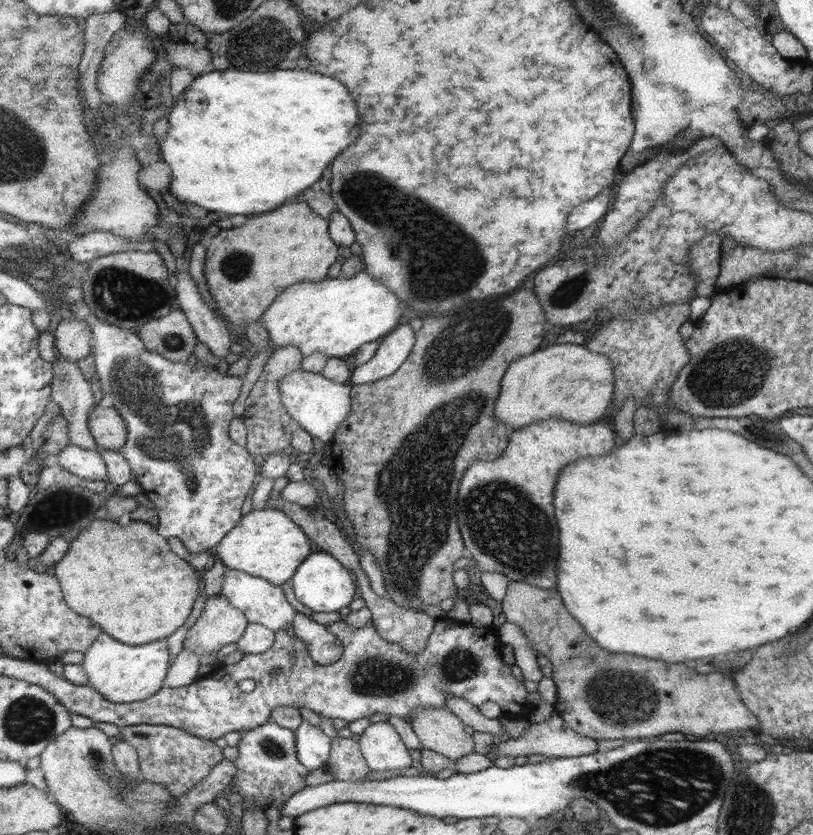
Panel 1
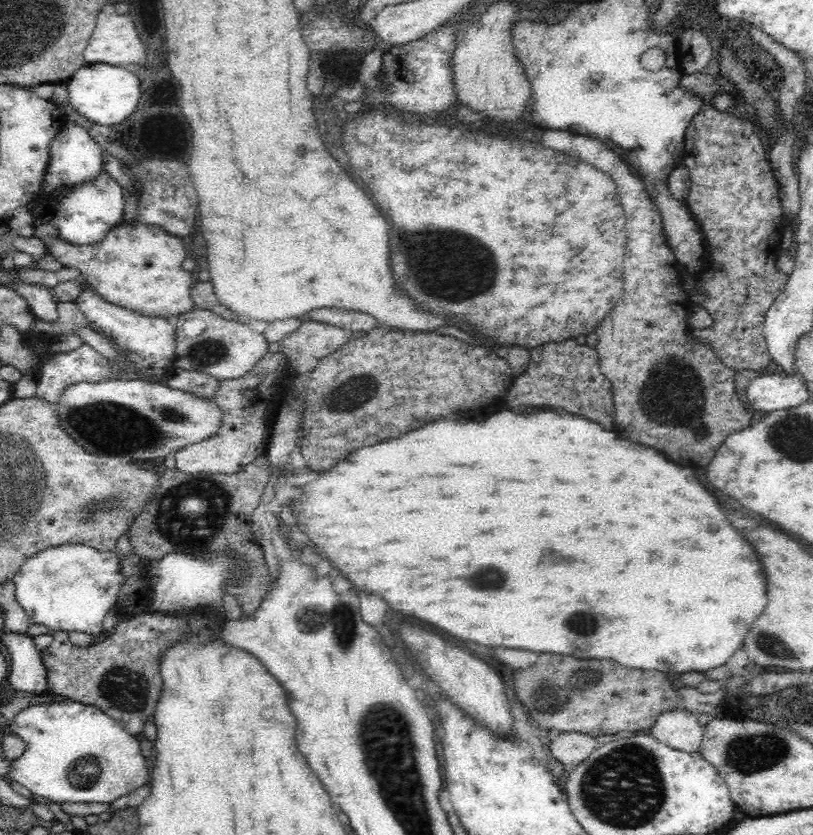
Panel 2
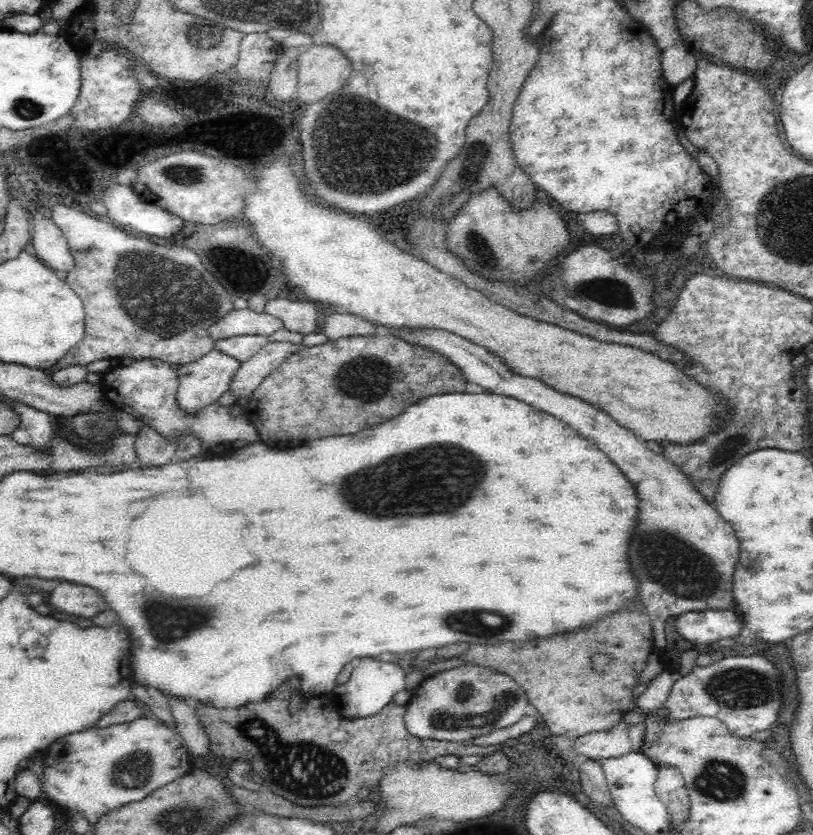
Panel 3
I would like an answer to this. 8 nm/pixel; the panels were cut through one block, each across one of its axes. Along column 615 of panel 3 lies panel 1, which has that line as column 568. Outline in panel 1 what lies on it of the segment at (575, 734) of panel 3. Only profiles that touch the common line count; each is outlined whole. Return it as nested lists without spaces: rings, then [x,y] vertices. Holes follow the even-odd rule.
[[[510,581],[499,602],[506,622],[521,630],[530,650],[552,662],[553,671],[550,678],[557,687],[554,712],[559,718],[563,718],[563,722],[571,730],[581,736],[597,741],[615,738],[641,739],[661,736],[667,732],[680,732],[687,738],[695,738],[729,730],[753,731],[757,727],[757,718],[741,702],[734,682],[728,676],[723,676],[719,672],[697,674],[693,668],[685,668],[685,663],[647,660],[627,654],[611,654],[601,649],[584,633],[584,628],[568,615],[556,589],[540,589],[529,583]]]

